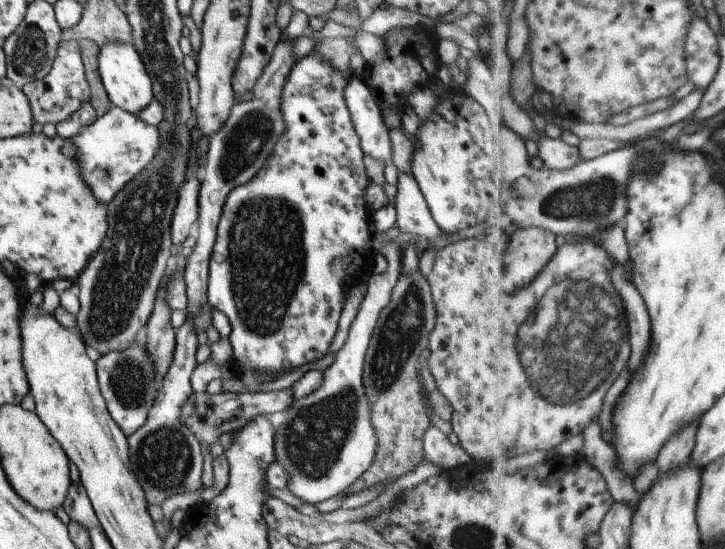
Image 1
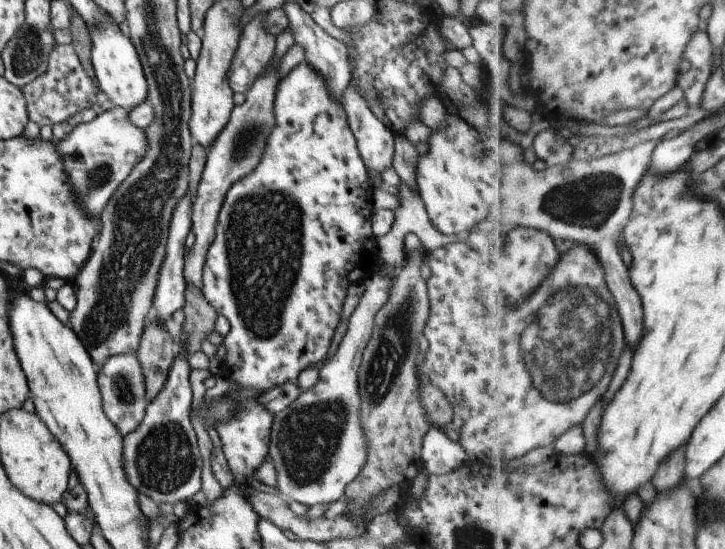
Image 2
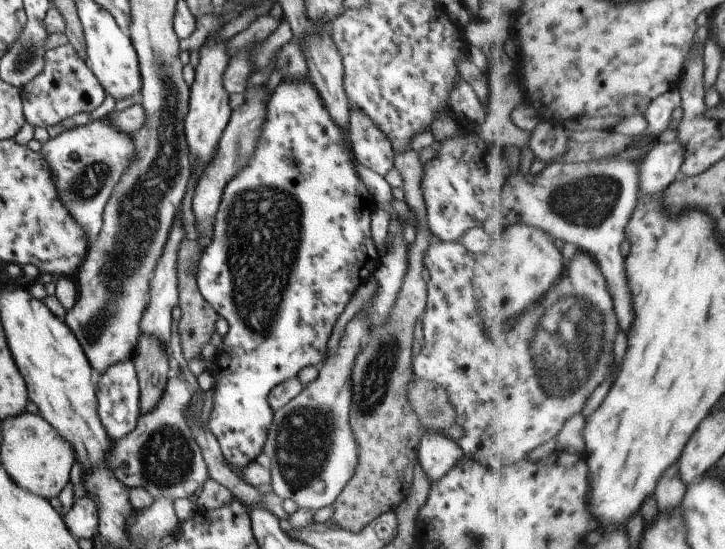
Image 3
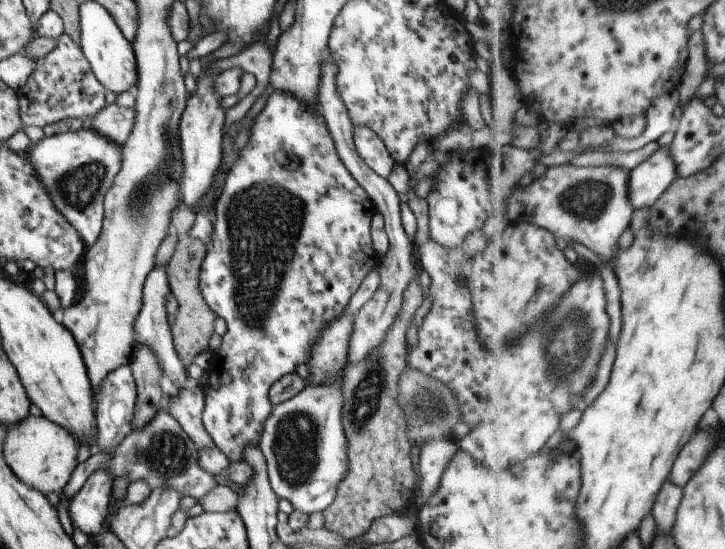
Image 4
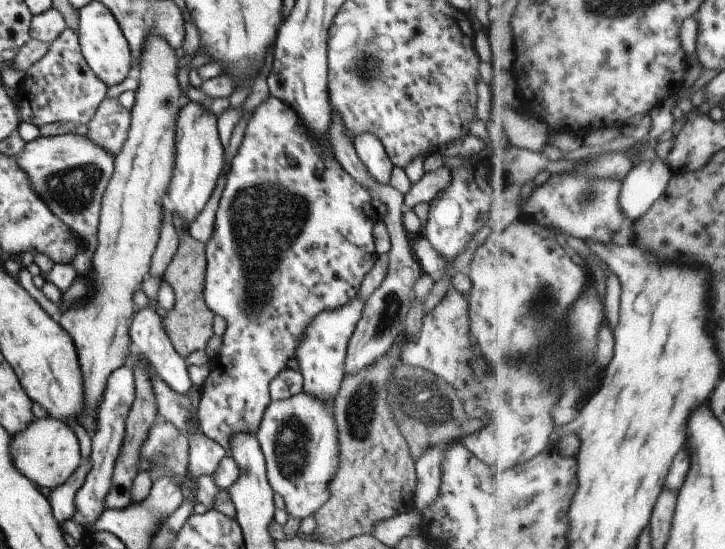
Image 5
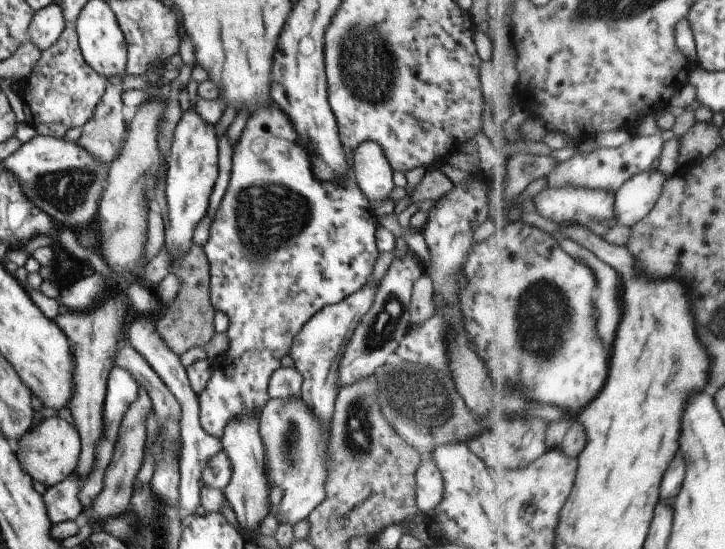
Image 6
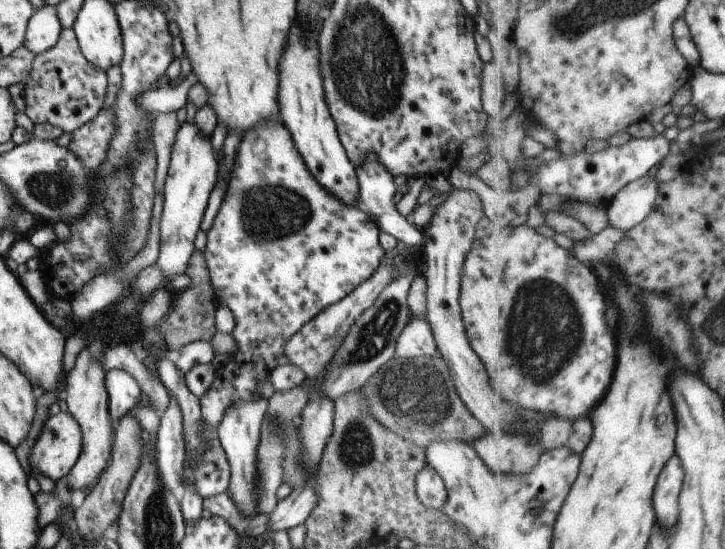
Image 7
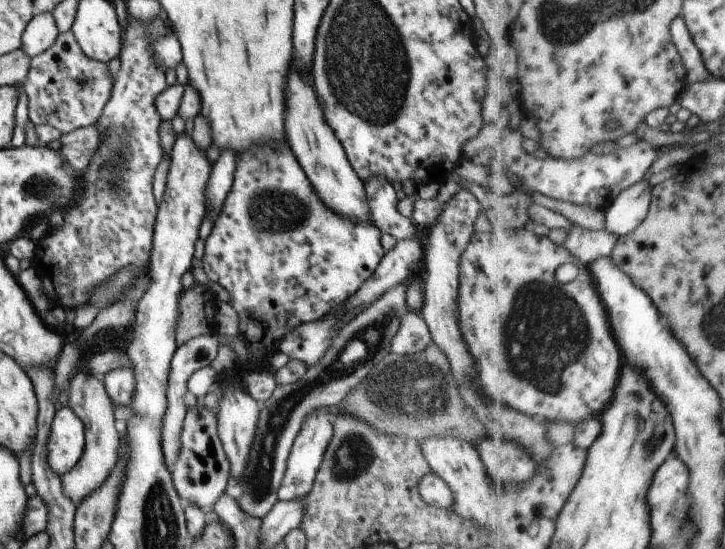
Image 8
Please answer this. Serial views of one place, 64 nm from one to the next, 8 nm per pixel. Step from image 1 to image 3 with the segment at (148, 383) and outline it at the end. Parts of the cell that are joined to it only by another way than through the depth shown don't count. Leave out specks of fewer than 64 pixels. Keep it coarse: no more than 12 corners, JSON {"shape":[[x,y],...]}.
{"shape":[[131,359],[95,379],[109,440],[135,428],[139,382]]}

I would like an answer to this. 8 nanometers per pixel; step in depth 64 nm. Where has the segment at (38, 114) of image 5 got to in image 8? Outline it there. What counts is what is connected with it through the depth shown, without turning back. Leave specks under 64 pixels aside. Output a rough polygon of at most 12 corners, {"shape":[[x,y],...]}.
{"shape":[[69,30],[30,57],[31,124],[63,135],[109,100],[108,64]]}

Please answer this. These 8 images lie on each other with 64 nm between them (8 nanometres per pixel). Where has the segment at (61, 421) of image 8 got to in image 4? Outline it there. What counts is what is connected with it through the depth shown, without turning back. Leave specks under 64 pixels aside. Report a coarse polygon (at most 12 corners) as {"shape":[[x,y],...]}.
{"shape":[[43,415],[3,426],[9,470],[41,494],[60,492],[78,444]]}

